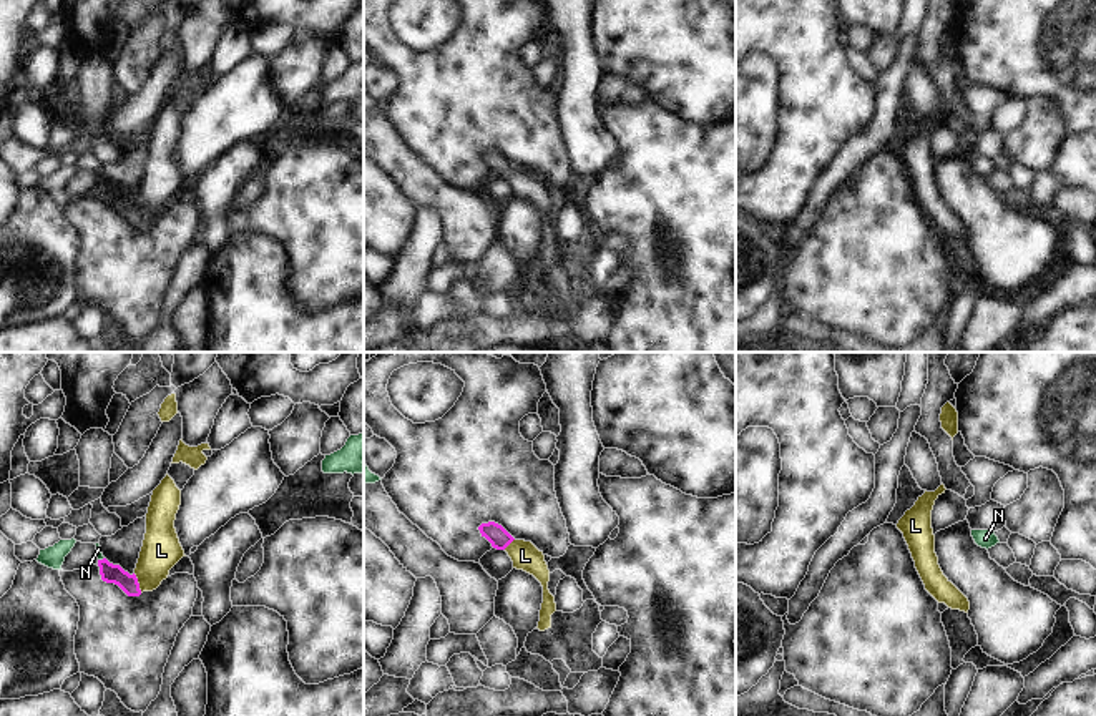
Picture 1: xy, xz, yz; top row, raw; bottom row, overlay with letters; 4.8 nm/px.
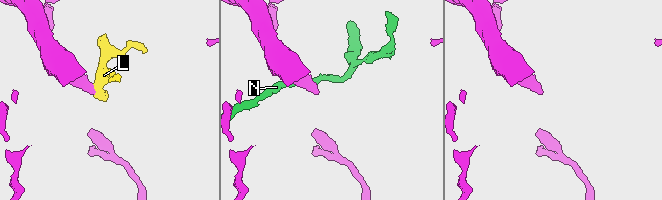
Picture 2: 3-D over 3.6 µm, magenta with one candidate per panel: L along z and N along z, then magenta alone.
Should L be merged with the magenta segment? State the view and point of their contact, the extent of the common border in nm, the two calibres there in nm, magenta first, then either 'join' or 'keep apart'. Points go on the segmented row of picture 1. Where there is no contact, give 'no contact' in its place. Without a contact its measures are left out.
xy (138, 583) | 100 nm | 100/190 nm | join

